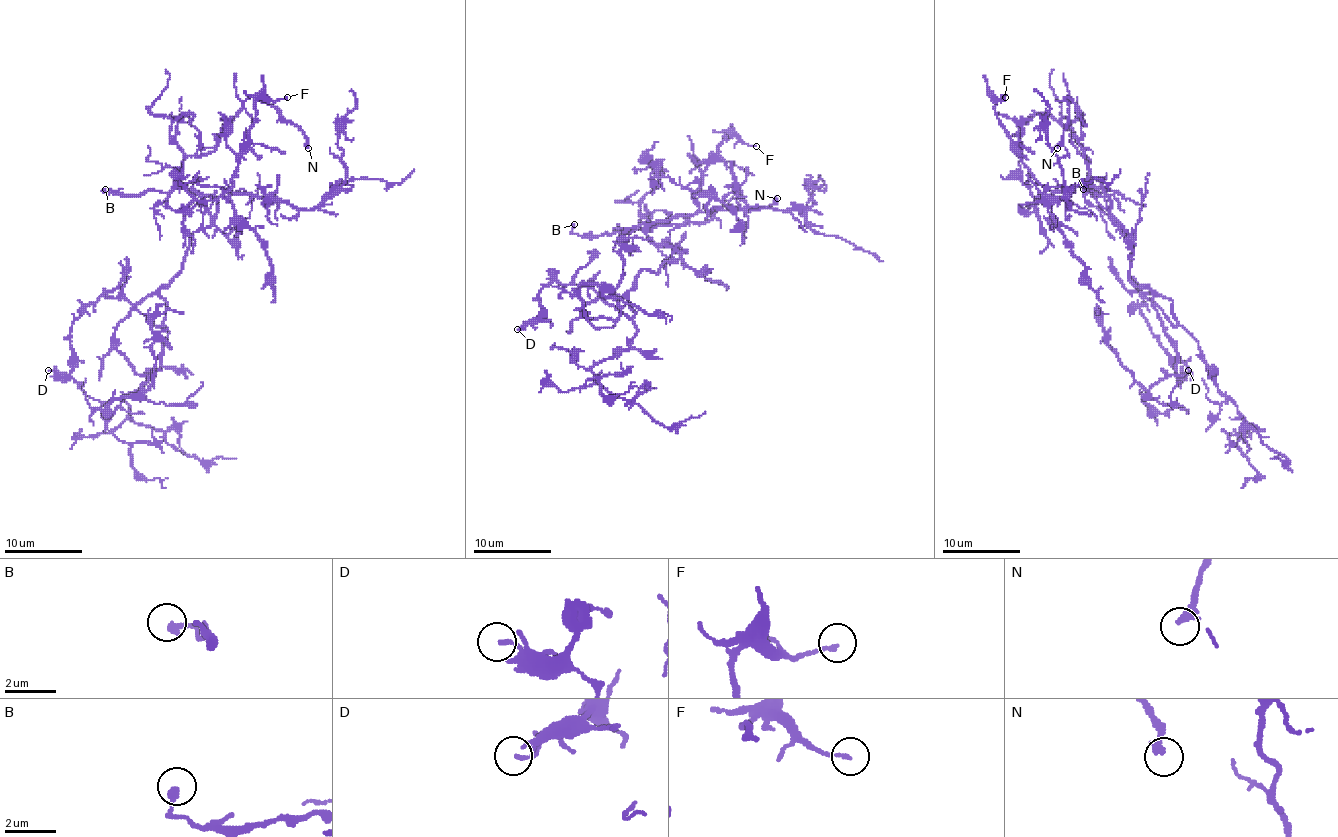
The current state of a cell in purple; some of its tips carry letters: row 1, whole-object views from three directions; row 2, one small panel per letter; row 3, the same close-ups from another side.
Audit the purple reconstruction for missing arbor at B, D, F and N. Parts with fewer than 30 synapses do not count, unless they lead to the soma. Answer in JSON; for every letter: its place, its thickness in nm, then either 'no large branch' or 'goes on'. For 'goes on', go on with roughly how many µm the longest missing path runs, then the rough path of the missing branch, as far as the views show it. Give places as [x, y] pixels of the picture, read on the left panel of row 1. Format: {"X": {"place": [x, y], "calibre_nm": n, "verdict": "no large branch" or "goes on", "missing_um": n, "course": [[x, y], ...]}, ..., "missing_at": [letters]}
{"B": {"place": [105, 189], "calibre_nm": 280, "verdict": "no large branch"}, "D": {"place": [48, 370], "calibre_nm": 150, "verdict": "no large branch"}, "F": {"place": [287, 97], "calibre_nm": 120, "verdict": "no large branch"}, "N": {"place": [308, 148], "calibre_nm": 280, "verdict": "goes on", "missing_um": 70}, "missing_at": ["N"]}

